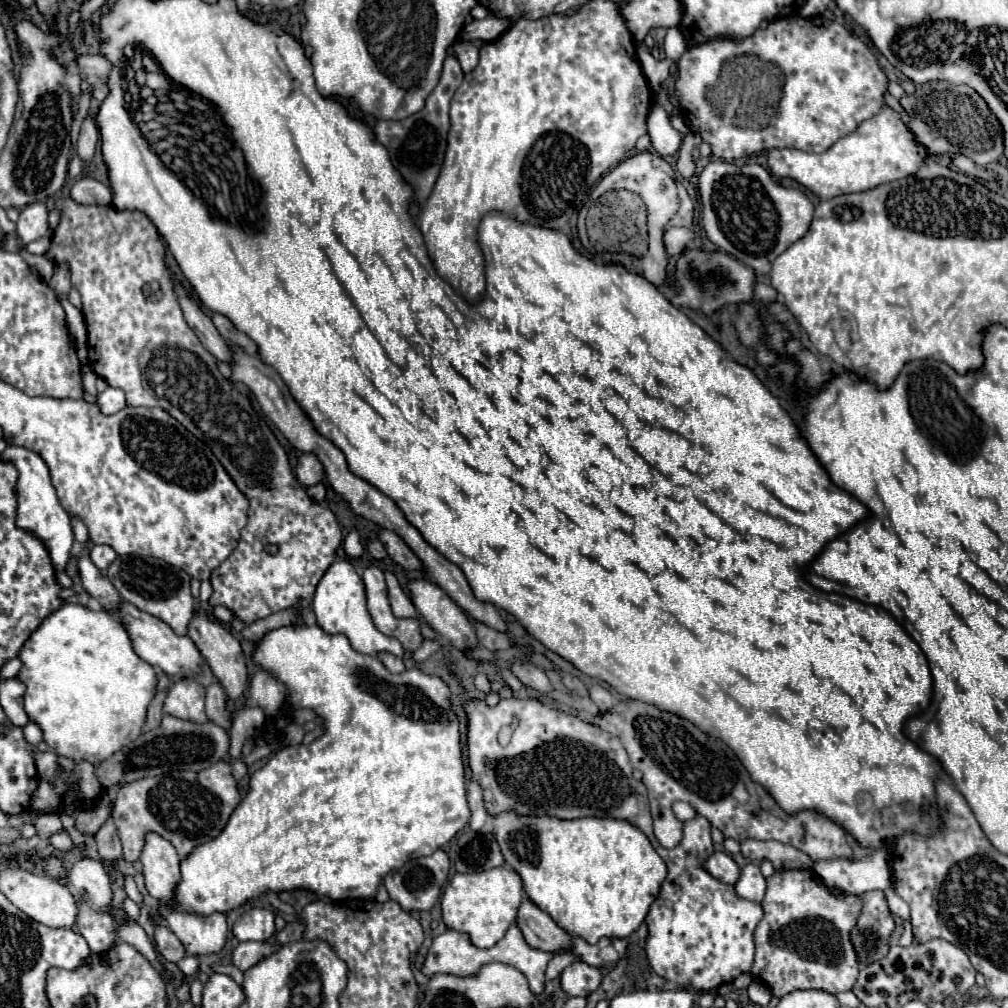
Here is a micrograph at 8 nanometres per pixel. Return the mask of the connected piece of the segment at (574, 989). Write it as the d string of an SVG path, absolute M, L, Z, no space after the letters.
M583 961L571 963L561 973L561 985L567 995L589 997L601 983L601 971Z

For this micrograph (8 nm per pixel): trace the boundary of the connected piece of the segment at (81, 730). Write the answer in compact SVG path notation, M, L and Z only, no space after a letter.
M65 603L43 619L39 629L25 641L19 659L23 667L19 679L27 685L25 711L31 721L43 729L45 743L63 757L73 761L89 761L93 765L117 753L141 735L147 707L155 695L157 677L149 663L145 663L131 647L125 627L107 611L89 611L83 605Z

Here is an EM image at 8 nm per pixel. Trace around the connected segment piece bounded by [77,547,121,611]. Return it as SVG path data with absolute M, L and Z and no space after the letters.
M83 547L83 553L77 559L77 567L79 567L79 577L81 577L85 591L89 595L93 595L95 599L99 599L107 611L113 611L119 605L121 597L115 591L115 587L111 585L111 581L107 579L107 575L103 571L99 571L93 565L93 561L89 559L89 547Z

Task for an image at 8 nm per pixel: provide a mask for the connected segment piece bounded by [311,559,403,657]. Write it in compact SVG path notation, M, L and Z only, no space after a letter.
M341 559L341 561L335 561L327 573L321 577L317 589L315 589L315 597L313 597L313 613L317 617L317 625L325 631L325 633L341 633L341 635L347 635L347 639L351 641L353 649L359 651L359 653L367 653L367 655L377 655L379 651L389 651L397 657L403 655L403 647L397 639L393 637L387 637L383 635L369 611L367 611L367 605L365 605L365 585L363 585L363 579L359 577L359 573L355 571L355 567Z

